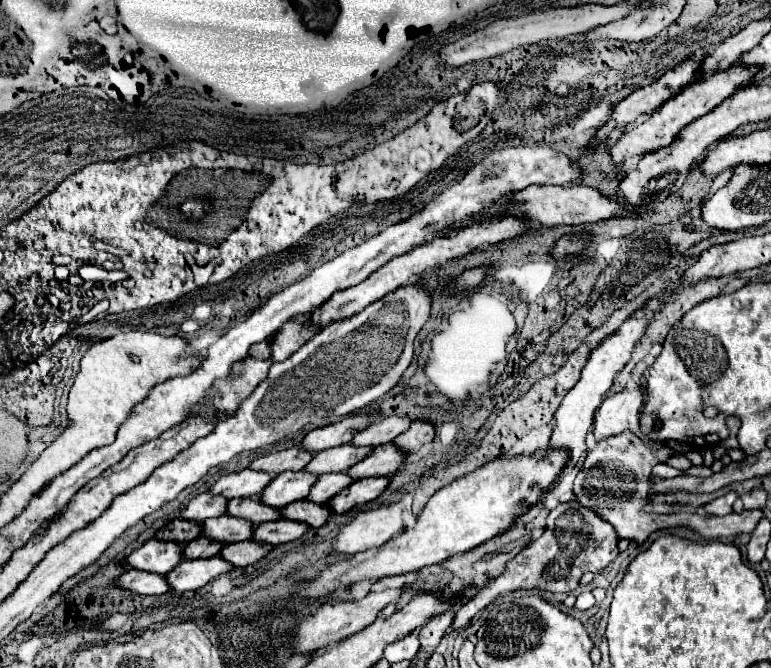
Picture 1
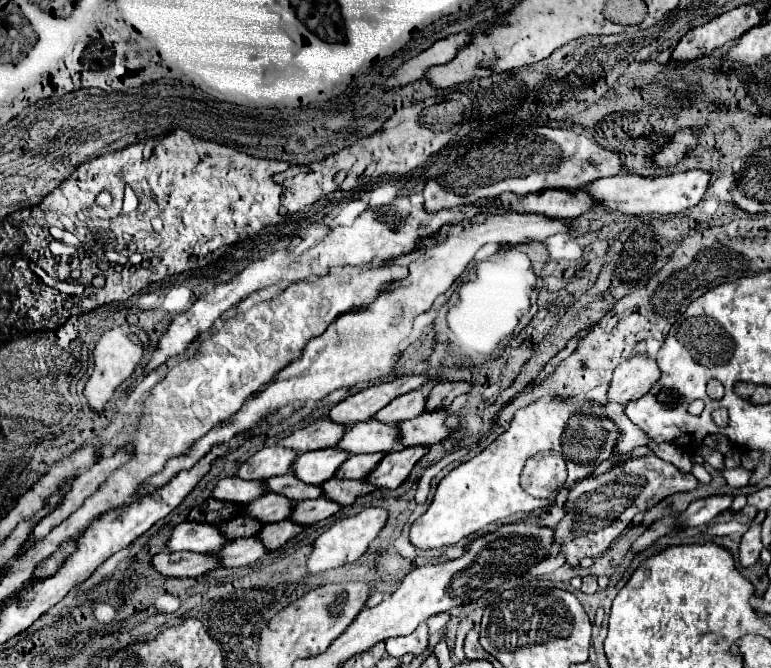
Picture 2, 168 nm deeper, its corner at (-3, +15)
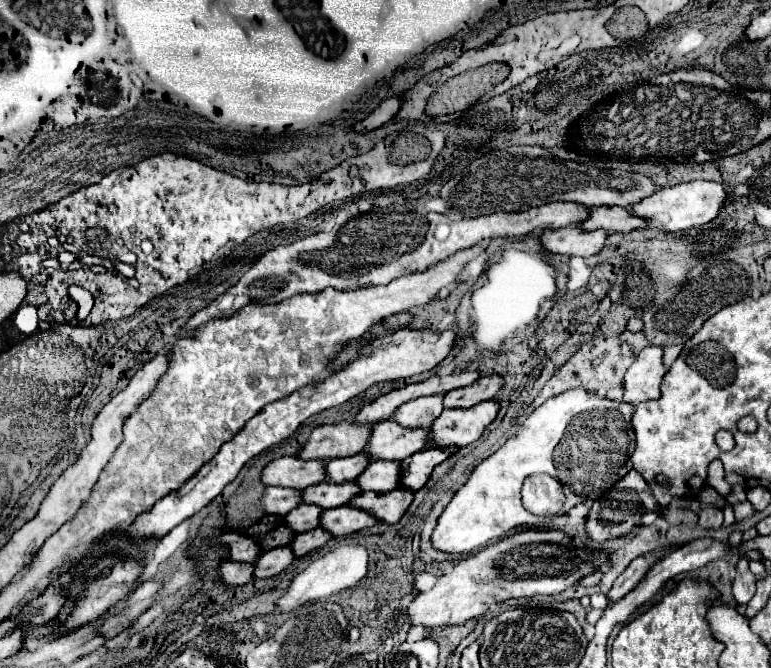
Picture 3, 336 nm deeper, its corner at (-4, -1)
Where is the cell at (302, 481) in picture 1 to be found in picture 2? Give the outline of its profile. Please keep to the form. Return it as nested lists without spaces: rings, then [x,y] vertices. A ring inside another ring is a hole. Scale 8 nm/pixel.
[[[336,446],[314,450],[298,456],[292,470],[306,484],[322,484],[336,474],[336,470],[346,462],[348,456],[350,454],[346,450]]]

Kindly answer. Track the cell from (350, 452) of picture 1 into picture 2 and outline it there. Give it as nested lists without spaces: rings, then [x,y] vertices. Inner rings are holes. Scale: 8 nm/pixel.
[[[372,418],[348,426],[346,436],[340,440],[338,446],[342,446],[342,450],[350,454],[390,452],[394,450],[398,438],[400,438],[400,430],[396,424],[384,424]]]

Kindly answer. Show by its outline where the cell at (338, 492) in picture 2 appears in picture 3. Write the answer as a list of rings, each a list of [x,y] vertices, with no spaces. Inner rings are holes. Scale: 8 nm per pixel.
[[[395,488],[389,494],[363,492],[355,500],[351,500],[351,506],[373,514],[387,524],[395,524],[405,514],[405,510],[409,508],[411,502],[413,502],[413,492],[405,492],[401,488]]]

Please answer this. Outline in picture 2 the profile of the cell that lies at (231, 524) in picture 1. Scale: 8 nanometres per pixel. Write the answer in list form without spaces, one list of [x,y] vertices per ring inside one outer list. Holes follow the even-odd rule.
[[[270,492],[270,494],[262,496],[262,500],[254,500],[254,502],[246,504],[244,510],[248,514],[252,514],[254,518],[258,518],[262,524],[268,524],[268,522],[280,522],[280,520],[290,518],[294,506],[296,506],[294,500]]]

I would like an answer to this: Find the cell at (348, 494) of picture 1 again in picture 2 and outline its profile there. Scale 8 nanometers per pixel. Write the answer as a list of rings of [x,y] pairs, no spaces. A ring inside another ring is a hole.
[[[428,446],[392,450],[384,456],[384,460],[378,464],[378,468],[366,480],[378,488],[398,488],[410,476],[414,464],[426,452],[428,452]]]

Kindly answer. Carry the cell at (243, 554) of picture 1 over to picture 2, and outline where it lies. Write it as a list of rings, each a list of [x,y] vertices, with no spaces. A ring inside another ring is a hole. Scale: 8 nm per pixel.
[[[282,520],[282,522],[274,522],[274,524],[264,524],[258,538],[266,544],[266,548],[278,550],[282,544],[286,544],[290,538],[294,538],[302,530],[304,530],[302,524],[296,524],[292,520]]]

